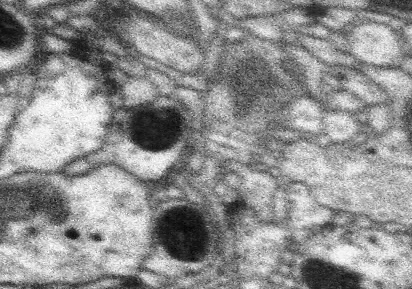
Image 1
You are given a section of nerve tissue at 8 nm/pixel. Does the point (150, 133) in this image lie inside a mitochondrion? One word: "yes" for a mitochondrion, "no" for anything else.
yes

